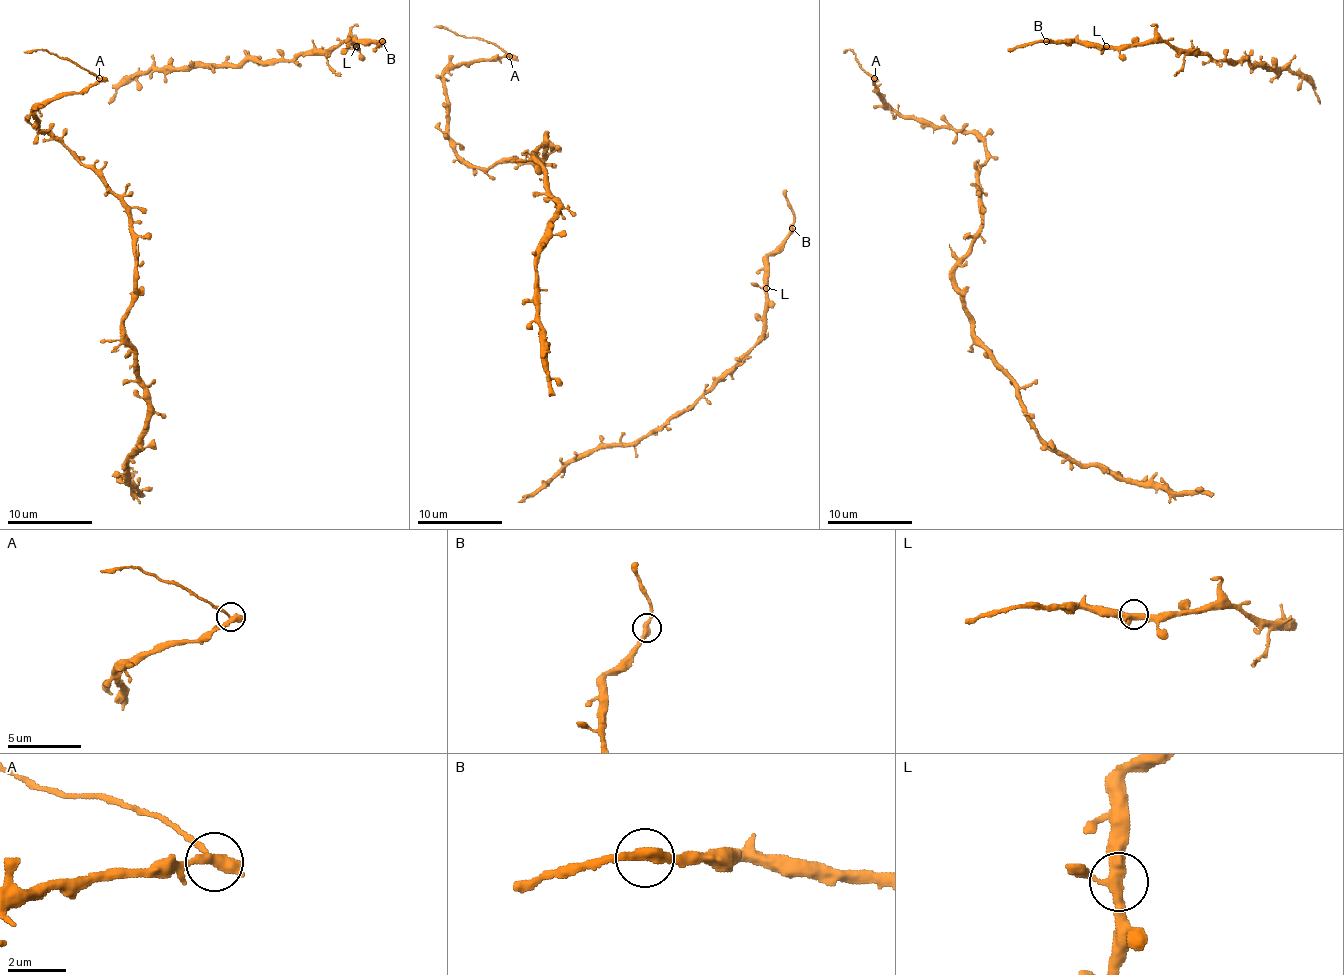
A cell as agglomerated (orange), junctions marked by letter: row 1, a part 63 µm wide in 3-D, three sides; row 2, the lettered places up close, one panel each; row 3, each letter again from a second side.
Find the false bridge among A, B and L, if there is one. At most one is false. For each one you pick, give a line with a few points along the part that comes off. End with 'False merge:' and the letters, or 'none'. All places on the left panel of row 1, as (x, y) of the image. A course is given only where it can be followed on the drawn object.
A: Course of the part to remove: (100, 78), (81, 65), (44, 50), (23, 52)
False merge: A

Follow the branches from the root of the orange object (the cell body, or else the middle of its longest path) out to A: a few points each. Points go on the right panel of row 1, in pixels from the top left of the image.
A: (986, 208), (980, 184), (986, 146), (973, 133), (924, 127), (898, 116), (879, 97), (875, 78)

